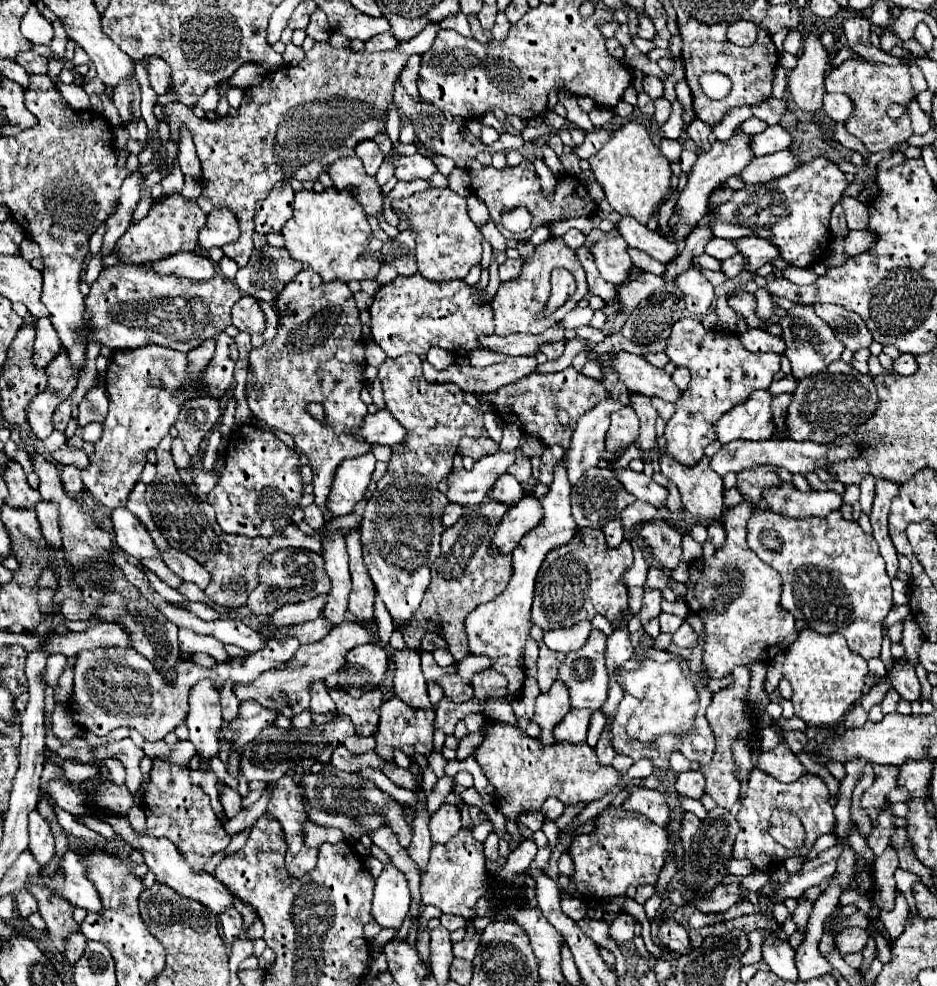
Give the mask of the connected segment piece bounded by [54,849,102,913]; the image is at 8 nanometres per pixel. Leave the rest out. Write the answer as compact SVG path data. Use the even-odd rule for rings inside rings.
M74 849L64 855L62 875L54 877L54 891L76 907L84 907L92 913L102 911L102 899L94 883L86 877L86 859Z

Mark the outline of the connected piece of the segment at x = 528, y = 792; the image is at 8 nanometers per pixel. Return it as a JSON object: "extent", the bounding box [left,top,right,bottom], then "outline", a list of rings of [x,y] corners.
{"extent":[474,721,622,821],"outline":[[[490,721],[484,725],[486,739],[474,751],[474,755],[492,755],[492,763],[482,763],[482,769],[496,787],[496,805],[504,811],[506,819],[514,821],[518,813],[540,809],[546,797],[554,795],[564,803],[594,801],[604,797],[622,779],[622,773],[612,765],[602,765],[594,747],[586,743],[540,743],[540,739],[528,737],[518,727]]]}

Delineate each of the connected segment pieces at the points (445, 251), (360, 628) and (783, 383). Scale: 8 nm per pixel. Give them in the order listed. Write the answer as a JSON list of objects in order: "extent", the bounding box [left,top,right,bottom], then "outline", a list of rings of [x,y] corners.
[{"extent":[392,189,482,279],"outline":[[[426,189],[412,197],[396,199],[392,207],[398,213],[408,215],[410,227],[416,231],[418,271],[426,275],[426,279],[462,279],[476,263],[480,263],[482,233],[468,217],[466,199],[452,189]]]},{"extent":[234,621,376,719],"outline":[[[344,621],[338,627],[334,627],[322,641],[300,645],[298,651],[294,653],[294,657],[284,667],[262,673],[254,683],[250,683],[246,687],[234,687],[234,693],[240,701],[246,701],[246,699],[260,701],[264,707],[270,707],[270,709],[278,711],[280,715],[286,715],[292,719],[294,715],[298,715],[310,707],[308,685],[312,681],[324,681],[330,673],[340,671],[346,665],[346,653],[358,645],[374,641],[374,637],[376,637],[376,633],[372,629],[368,629],[360,623],[354,623],[354,621]]]},{"extent":[768,374,798,395],"outline":[[[786,374],[784,378],[778,381],[773,381],[768,390],[773,395],[781,393],[793,393],[797,388],[798,381],[793,377],[792,374]]]}]

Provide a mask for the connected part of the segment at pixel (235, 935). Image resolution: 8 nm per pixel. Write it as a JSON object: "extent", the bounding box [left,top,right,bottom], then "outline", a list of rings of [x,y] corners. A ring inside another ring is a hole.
{"extent":[220,909,244,943],"outline":[[[230,909],[230,911],[222,913],[220,915],[220,925],[222,925],[224,939],[228,943],[234,943],[236,939],[240,939],[240,931],[244,927],[244,921],[242,921],[242,915],[236,909]]]}

